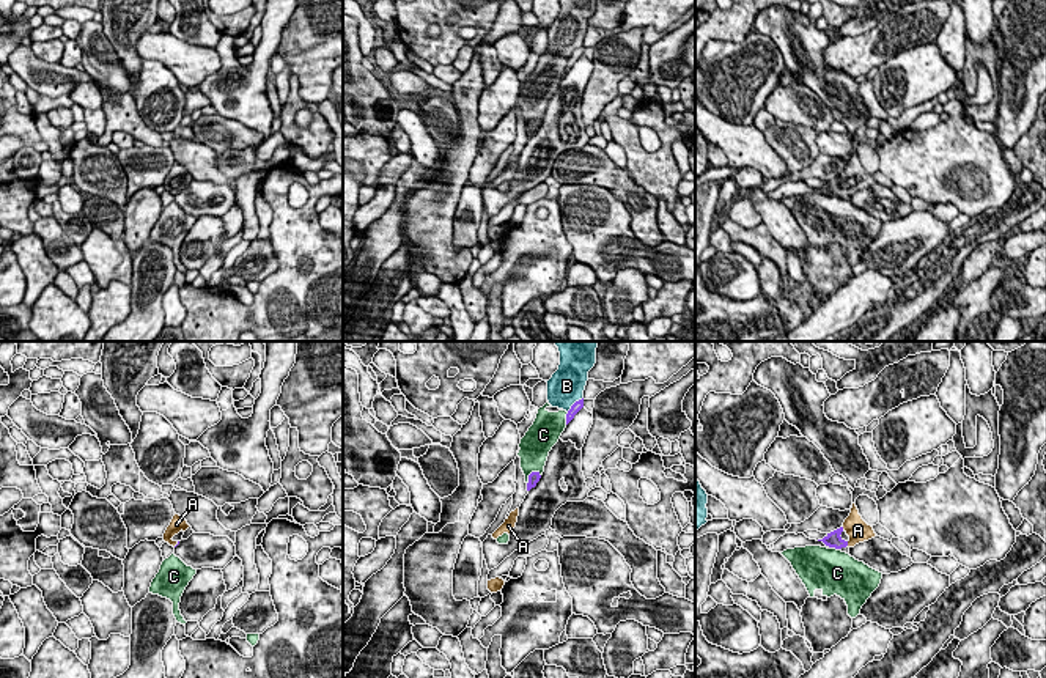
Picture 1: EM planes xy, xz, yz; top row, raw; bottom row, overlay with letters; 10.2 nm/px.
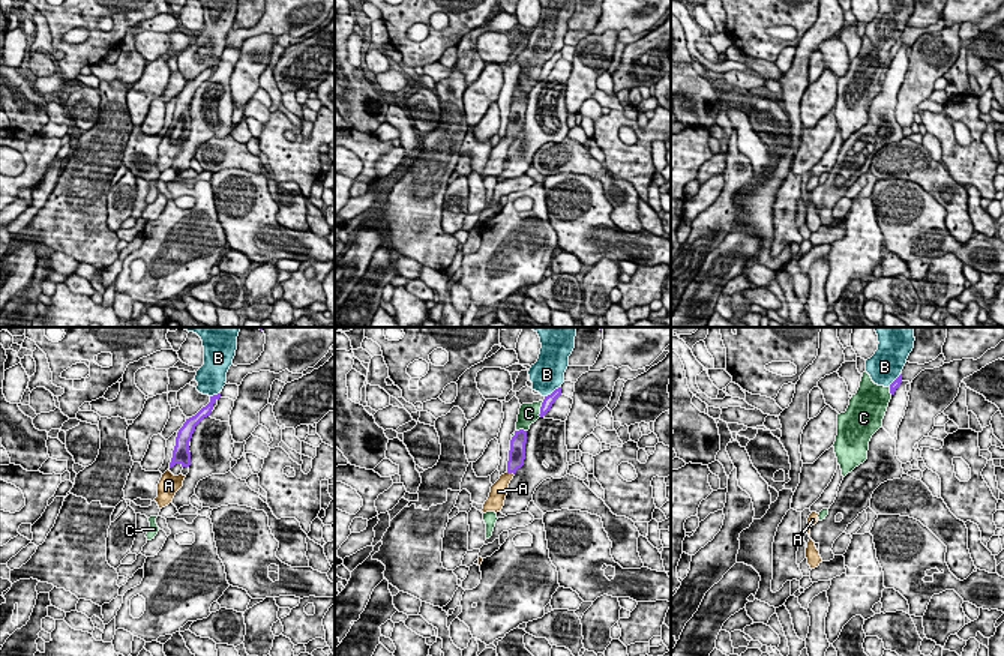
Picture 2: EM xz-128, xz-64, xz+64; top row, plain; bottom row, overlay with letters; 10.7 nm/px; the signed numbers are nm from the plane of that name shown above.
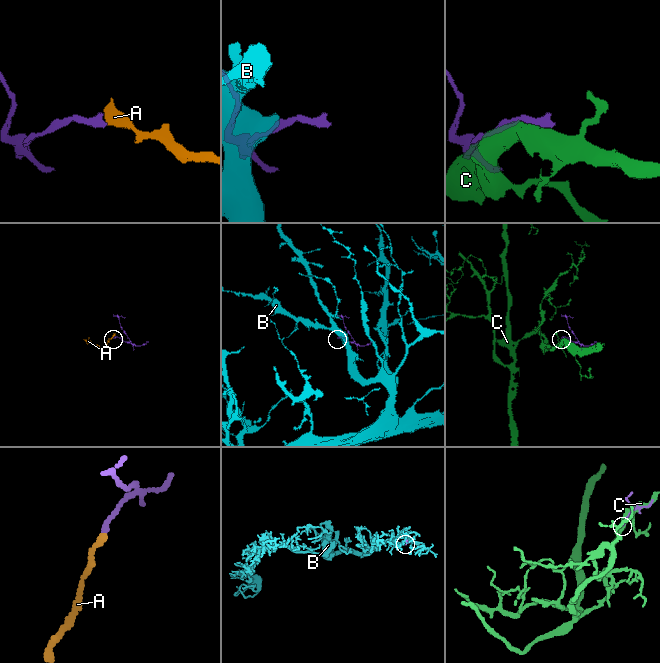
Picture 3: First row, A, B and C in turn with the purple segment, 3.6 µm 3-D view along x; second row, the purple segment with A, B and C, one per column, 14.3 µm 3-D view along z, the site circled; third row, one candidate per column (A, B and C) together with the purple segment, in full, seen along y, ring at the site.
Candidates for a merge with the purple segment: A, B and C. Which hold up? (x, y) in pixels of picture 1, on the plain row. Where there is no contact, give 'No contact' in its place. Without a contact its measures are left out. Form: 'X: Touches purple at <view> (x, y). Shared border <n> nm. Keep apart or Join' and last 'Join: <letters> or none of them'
A: Touches purple at yz (847, 191). Shared border 50 nm. Join
B: Touches purple at xz (574, 51). Shared border 240 nm. Keep apart
C: Touches purple at xz (529, 123). Shared border 190 nm. Keep apart
Join: A

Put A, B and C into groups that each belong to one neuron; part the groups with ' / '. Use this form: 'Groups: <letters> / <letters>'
Groups: A / B / C

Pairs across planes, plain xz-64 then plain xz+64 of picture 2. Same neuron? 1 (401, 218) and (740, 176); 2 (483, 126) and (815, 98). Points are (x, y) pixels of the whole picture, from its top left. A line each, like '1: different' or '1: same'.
1: different
2: different

